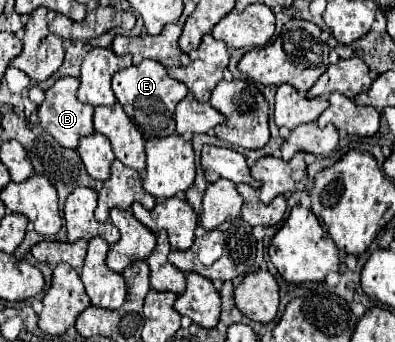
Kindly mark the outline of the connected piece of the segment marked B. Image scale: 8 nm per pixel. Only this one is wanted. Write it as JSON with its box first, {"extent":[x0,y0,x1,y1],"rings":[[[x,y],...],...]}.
{"extent":[40,78,94,148],"rings":[[[60,78],[48,88],[44,102],[40,104],[40,124],[50,132],[64,148],[76,148],[82,136],[94,132],[90,104],[82,104],[76,98],[78,80]]]}

